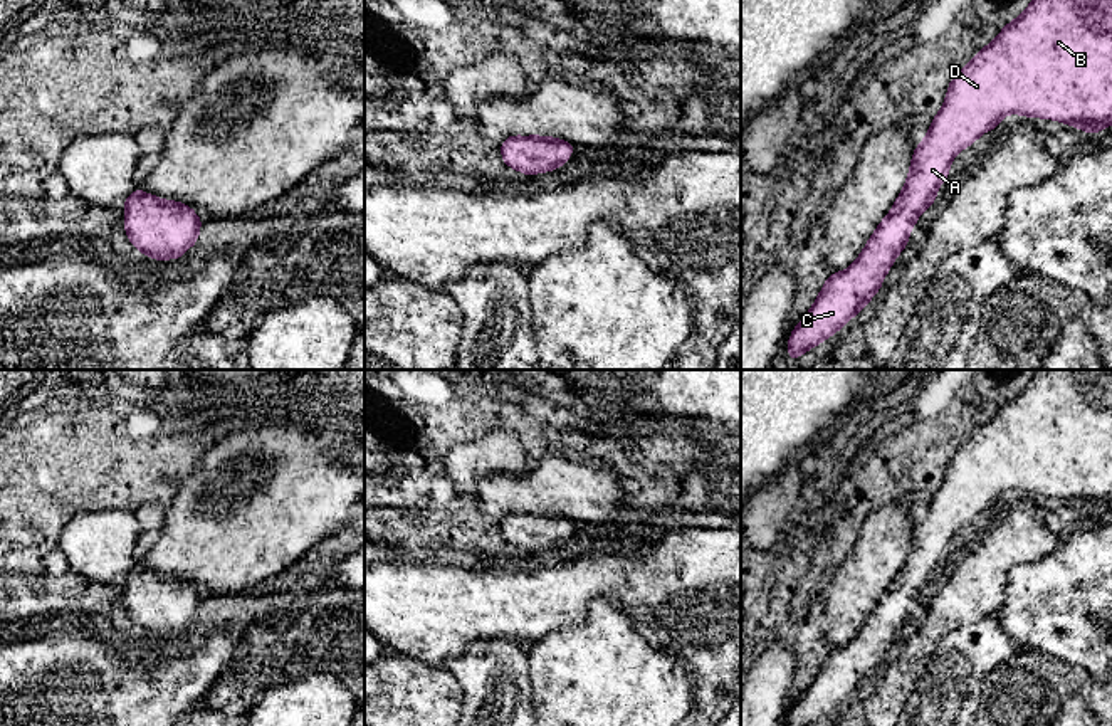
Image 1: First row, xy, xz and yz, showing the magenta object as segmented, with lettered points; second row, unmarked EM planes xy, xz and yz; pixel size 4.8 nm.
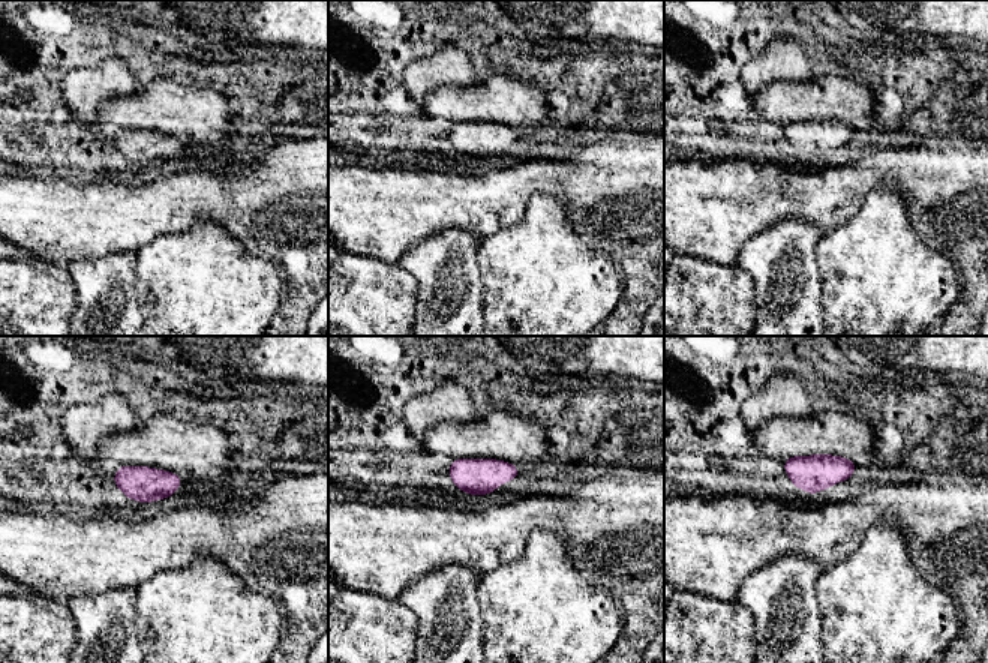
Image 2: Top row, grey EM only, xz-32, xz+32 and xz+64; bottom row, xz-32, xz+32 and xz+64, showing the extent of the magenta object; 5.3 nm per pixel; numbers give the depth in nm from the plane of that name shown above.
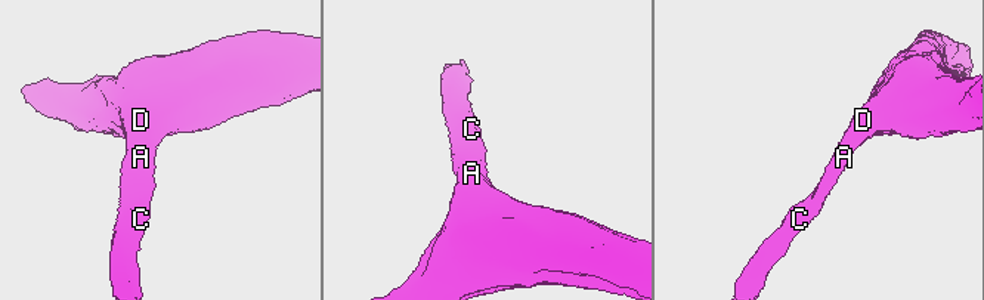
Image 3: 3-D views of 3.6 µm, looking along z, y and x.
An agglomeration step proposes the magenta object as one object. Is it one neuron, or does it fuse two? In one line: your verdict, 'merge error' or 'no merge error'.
no merge error

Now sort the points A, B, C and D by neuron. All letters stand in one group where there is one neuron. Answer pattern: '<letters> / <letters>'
A B C D

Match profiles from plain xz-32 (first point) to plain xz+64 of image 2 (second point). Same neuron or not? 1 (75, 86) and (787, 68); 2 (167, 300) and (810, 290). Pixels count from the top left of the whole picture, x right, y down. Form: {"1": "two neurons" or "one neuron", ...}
{"1": "one neuron", "2": "two neurons"}

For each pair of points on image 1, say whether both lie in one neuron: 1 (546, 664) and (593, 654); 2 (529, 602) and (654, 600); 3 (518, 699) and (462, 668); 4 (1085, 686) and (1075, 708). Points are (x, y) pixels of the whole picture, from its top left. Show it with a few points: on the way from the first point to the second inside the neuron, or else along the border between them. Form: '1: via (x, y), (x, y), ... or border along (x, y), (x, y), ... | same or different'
1: via (558, 664), (582, 664) | same
2: via (560, 595), (573, 585), (624, 585) | same
3: via (504, 693), (482, 671), (476, 669) | same
4: border along (1060, 706), (1069, 696), (1077, 694), (1089, 708) | different

